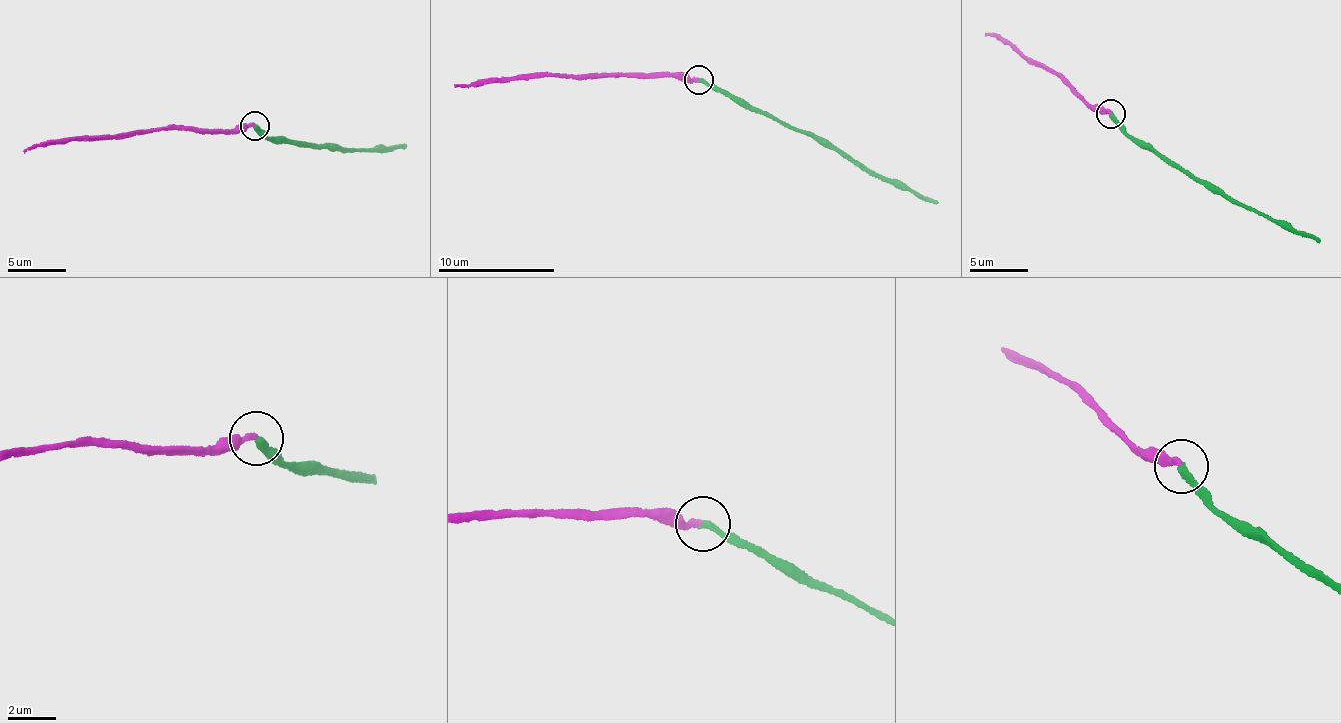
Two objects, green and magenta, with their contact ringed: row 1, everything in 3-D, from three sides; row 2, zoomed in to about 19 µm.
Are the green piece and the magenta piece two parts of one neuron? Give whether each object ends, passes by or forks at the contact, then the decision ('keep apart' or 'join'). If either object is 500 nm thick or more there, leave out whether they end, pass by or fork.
green ends there; magenta ends there; join

